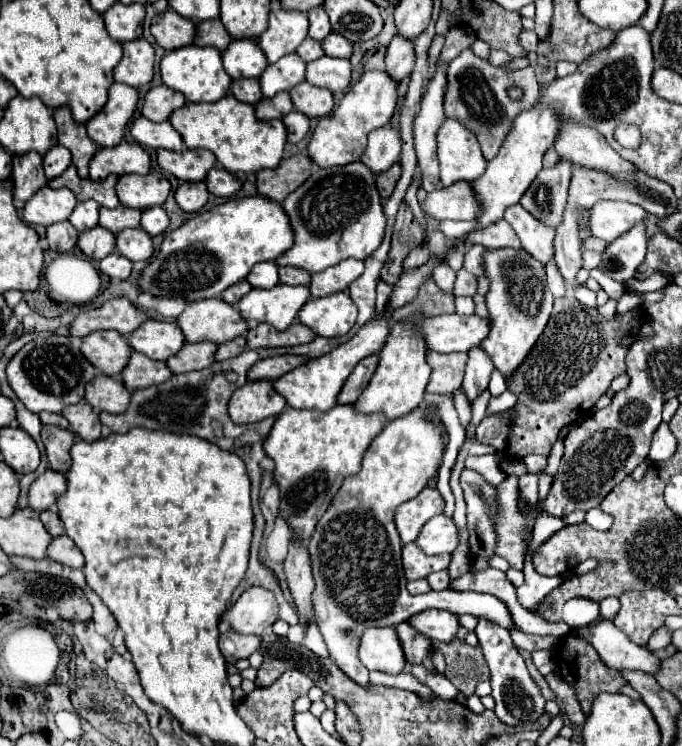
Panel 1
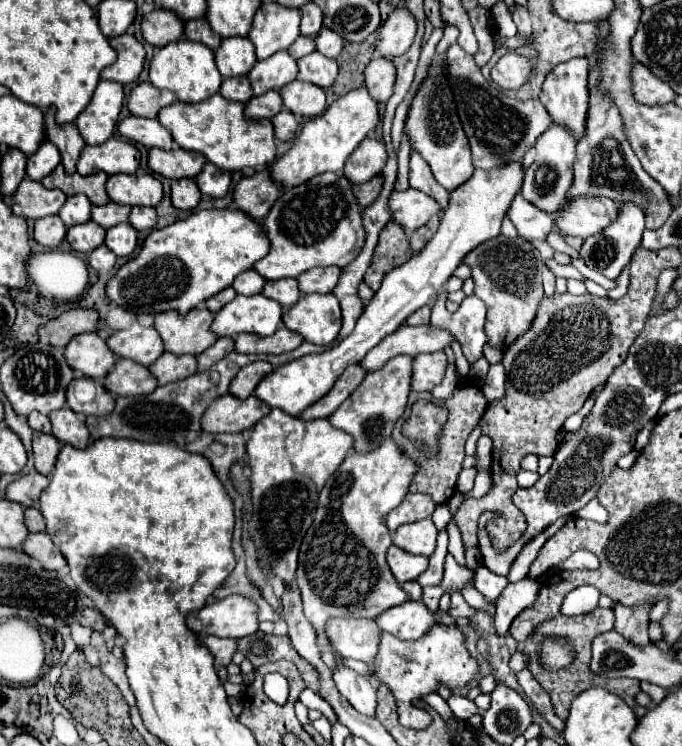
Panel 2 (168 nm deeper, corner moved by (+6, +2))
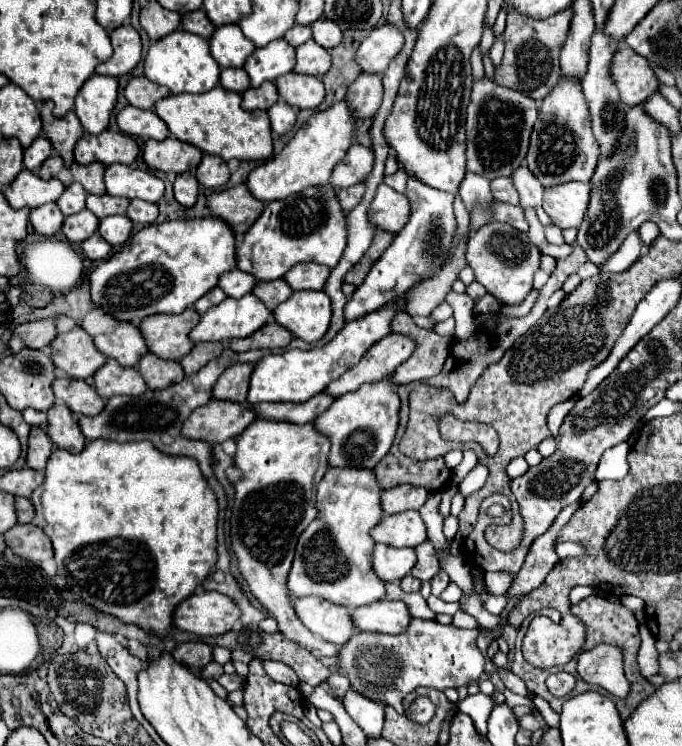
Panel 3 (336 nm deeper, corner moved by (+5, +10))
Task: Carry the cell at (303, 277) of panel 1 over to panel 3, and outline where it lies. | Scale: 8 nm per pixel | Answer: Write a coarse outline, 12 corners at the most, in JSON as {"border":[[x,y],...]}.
{"border":[[284,279],[258,281],[252,293],[268,309],[292,295]]}

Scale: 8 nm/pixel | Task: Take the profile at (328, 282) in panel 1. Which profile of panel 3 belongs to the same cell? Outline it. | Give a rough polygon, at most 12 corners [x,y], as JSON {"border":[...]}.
{"border":[[298,263],[284,275],[294,291],[320,291],[330,267]]}

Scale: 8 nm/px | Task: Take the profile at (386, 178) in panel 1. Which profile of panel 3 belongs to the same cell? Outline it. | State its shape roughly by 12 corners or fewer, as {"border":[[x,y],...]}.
{"border":[[364,183],[338,189],[342,209],[348,213],[358,205],[364,193]]}

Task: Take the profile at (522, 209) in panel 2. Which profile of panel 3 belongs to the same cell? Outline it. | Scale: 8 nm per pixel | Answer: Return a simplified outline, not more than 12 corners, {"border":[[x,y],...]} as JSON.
{"border":[[526,165],[512,173],[520,207],[540,207],[544,187]]}

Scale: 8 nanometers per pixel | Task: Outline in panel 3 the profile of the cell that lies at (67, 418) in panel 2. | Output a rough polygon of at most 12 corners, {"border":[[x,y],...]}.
{"border":[[62,403],[48,409],[48,437],[60,449],[86,445],[78,417]]}

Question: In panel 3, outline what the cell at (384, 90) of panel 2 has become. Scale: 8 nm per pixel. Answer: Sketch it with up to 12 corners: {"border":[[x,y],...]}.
{"border":[[362,73],[346,99],[358,119],[382,103],[382,75]]}

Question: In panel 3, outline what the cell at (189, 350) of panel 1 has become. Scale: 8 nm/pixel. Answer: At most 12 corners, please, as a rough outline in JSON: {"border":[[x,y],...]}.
{"border":[[154,353],[140,361],[140,375],[150,389],[184,379],[178,361],[162,361]]}

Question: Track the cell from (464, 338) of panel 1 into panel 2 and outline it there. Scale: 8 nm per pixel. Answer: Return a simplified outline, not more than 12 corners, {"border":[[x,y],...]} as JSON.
{"border":[[433,325],[385,337],[361,361],[373,373],[395,355],[443,351],[453,335]]}

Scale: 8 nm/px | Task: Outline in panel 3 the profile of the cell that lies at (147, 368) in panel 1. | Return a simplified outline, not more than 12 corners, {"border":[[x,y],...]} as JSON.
{"border":[[114,359],[94,373],[102,399],[142,395],[148,389],[136,367]]}

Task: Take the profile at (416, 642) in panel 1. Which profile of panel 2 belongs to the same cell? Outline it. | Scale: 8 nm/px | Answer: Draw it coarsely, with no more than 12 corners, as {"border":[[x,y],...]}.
{"border":[[433,625],[417,641],[381,633],[371,677],[407,705],[479,675],[463,631]]}

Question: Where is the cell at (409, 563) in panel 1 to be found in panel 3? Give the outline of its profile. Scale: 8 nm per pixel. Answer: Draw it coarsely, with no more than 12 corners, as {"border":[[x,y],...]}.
{"border":[[378,543],[374,571],[386,583],[400,581],[416,561],[414,549]]}

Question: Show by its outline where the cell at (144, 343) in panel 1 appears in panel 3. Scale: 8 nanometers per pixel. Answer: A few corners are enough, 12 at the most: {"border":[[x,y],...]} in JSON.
{"border":[[122,321],[94,337],[96,347],[124,367],[146,355],[146,339]]}

